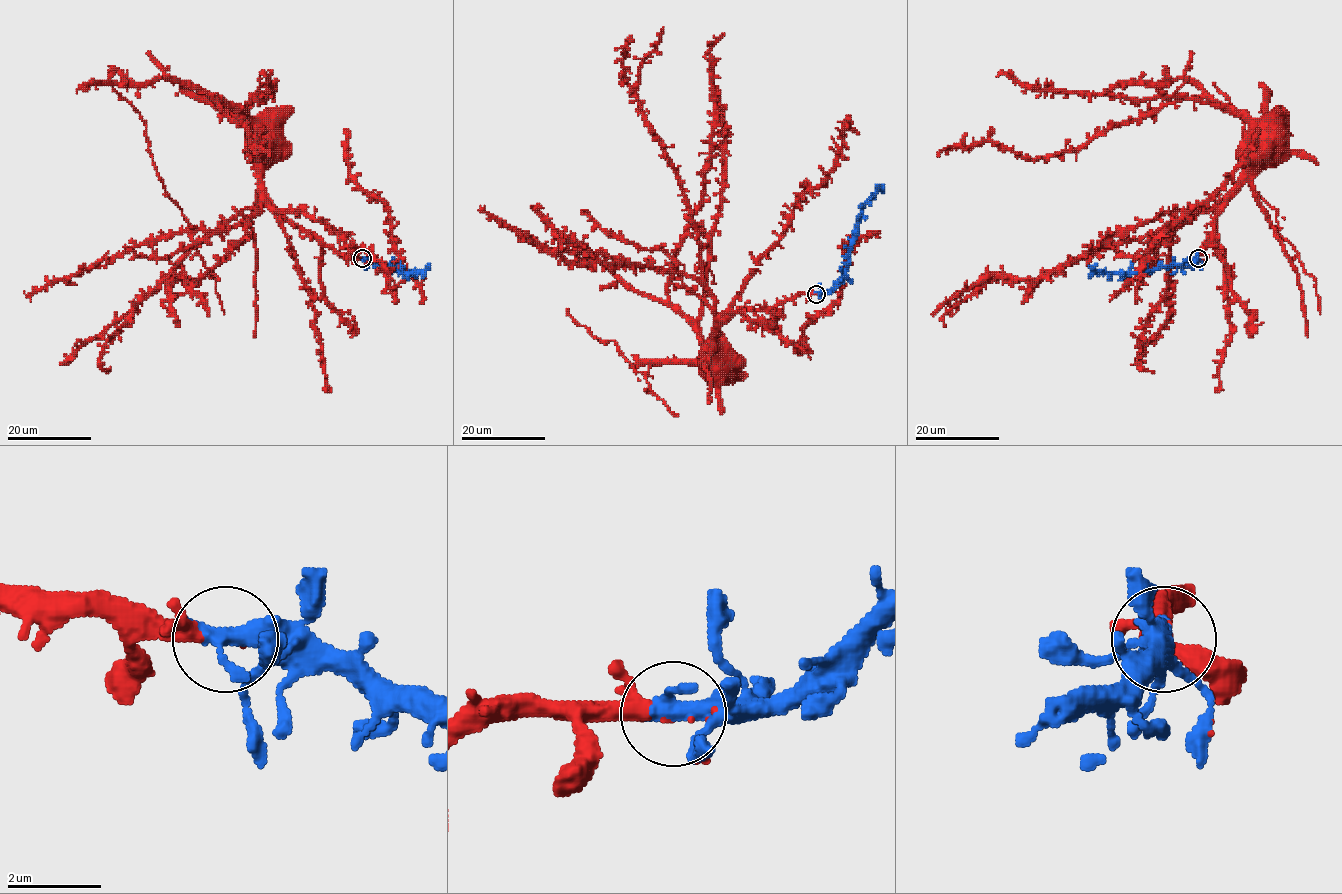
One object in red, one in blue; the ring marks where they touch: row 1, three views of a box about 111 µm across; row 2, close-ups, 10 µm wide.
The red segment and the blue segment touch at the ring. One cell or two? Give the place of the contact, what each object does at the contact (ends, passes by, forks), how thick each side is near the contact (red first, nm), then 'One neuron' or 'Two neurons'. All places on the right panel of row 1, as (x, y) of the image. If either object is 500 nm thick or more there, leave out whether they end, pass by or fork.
Place: (1198, 258). At the ring red forks. At the ring blue forks. Thickness 170 nm (red) against 320 nm. One neuron

